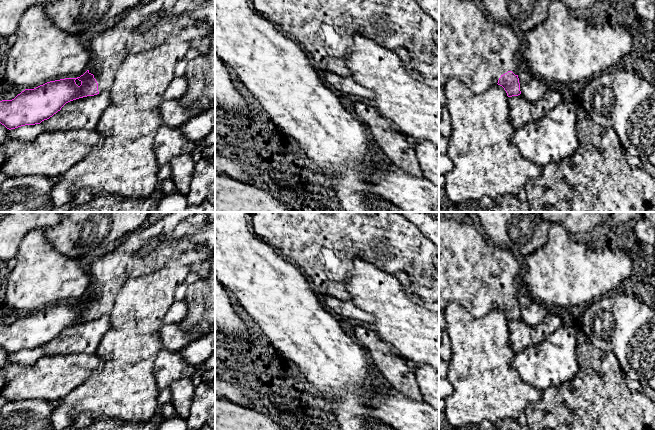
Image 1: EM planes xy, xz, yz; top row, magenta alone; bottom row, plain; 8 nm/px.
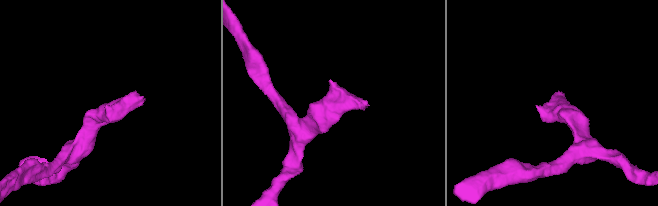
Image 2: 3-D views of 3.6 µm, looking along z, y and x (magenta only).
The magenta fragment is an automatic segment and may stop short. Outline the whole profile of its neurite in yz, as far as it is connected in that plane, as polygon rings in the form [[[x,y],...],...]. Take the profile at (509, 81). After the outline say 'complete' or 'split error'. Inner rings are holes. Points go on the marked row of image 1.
[[[439,0],[439,88],[451,79],[460,80],[470,91],[482,94],[493,85],[504,88],[508,97],[521,94],[517,75],[521,43],[506,24],[489,20],[470,0]]] | split error

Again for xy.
[[[152,0],[129,10],[117,19],[117,23],[112,28],[99,32],[92,38],[88,46],[92,61],[83,75],[77,78],[50,81],[34,89],[25,89],[12,100],[0,101],[0,123],[9,130],[25,125],[40,124],[60,111],[70,101],[109,91],[117,70],[127,57],[160,45],[164,40],[187,27],[207,26],[204,22],[193,20],[186,14],[172,15],[170,12],[178,1]],[[151,19],[156,19],[157,22],[146,30],[140,31],[139,28]]] | split error

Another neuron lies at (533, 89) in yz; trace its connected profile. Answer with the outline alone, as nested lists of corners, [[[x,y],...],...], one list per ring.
[[[520,65],[517,72],[521,95],[531,103],[536,103],[549,90],[545,81],[536,78],[525,66]]]

